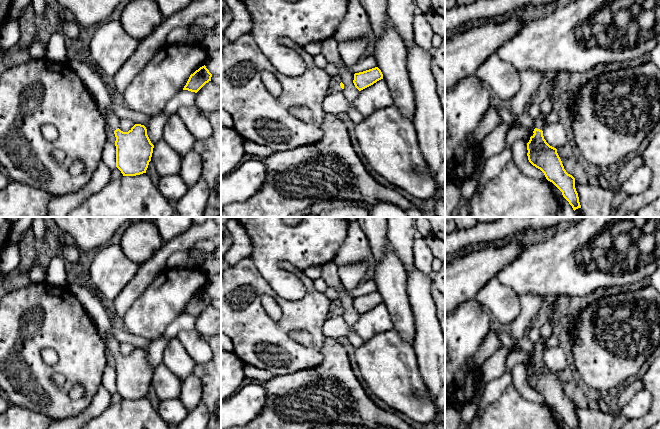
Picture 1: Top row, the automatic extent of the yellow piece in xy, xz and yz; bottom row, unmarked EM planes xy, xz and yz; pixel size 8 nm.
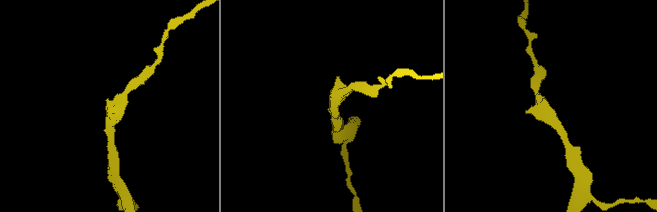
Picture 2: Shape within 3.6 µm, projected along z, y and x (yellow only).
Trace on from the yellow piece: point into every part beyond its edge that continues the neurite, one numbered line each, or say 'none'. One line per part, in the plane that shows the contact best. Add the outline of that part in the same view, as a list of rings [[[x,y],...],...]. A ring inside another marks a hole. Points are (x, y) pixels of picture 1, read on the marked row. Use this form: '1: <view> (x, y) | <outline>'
1: yz (539, 122) | [[[541,113],[540,116],[535,119],[535,128],[540,129],[540,130],[544,130],[544,122],[545,122],[545,118],[546,118],[546,114]]]

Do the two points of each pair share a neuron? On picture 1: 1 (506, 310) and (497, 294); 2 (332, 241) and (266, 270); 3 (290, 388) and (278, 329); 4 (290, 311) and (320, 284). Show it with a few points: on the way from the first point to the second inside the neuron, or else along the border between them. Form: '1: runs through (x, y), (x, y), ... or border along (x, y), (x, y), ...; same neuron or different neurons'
1: runs through (504, 306), (498, 298); same neuron
2: runs through (315, 241), (305, 245), (288, 245), (280, 253); same neuron
3: border along (310, 367), (274, 376); different neurons
4: border along (313, 280), (313, 285), (324, 293); different neurons

